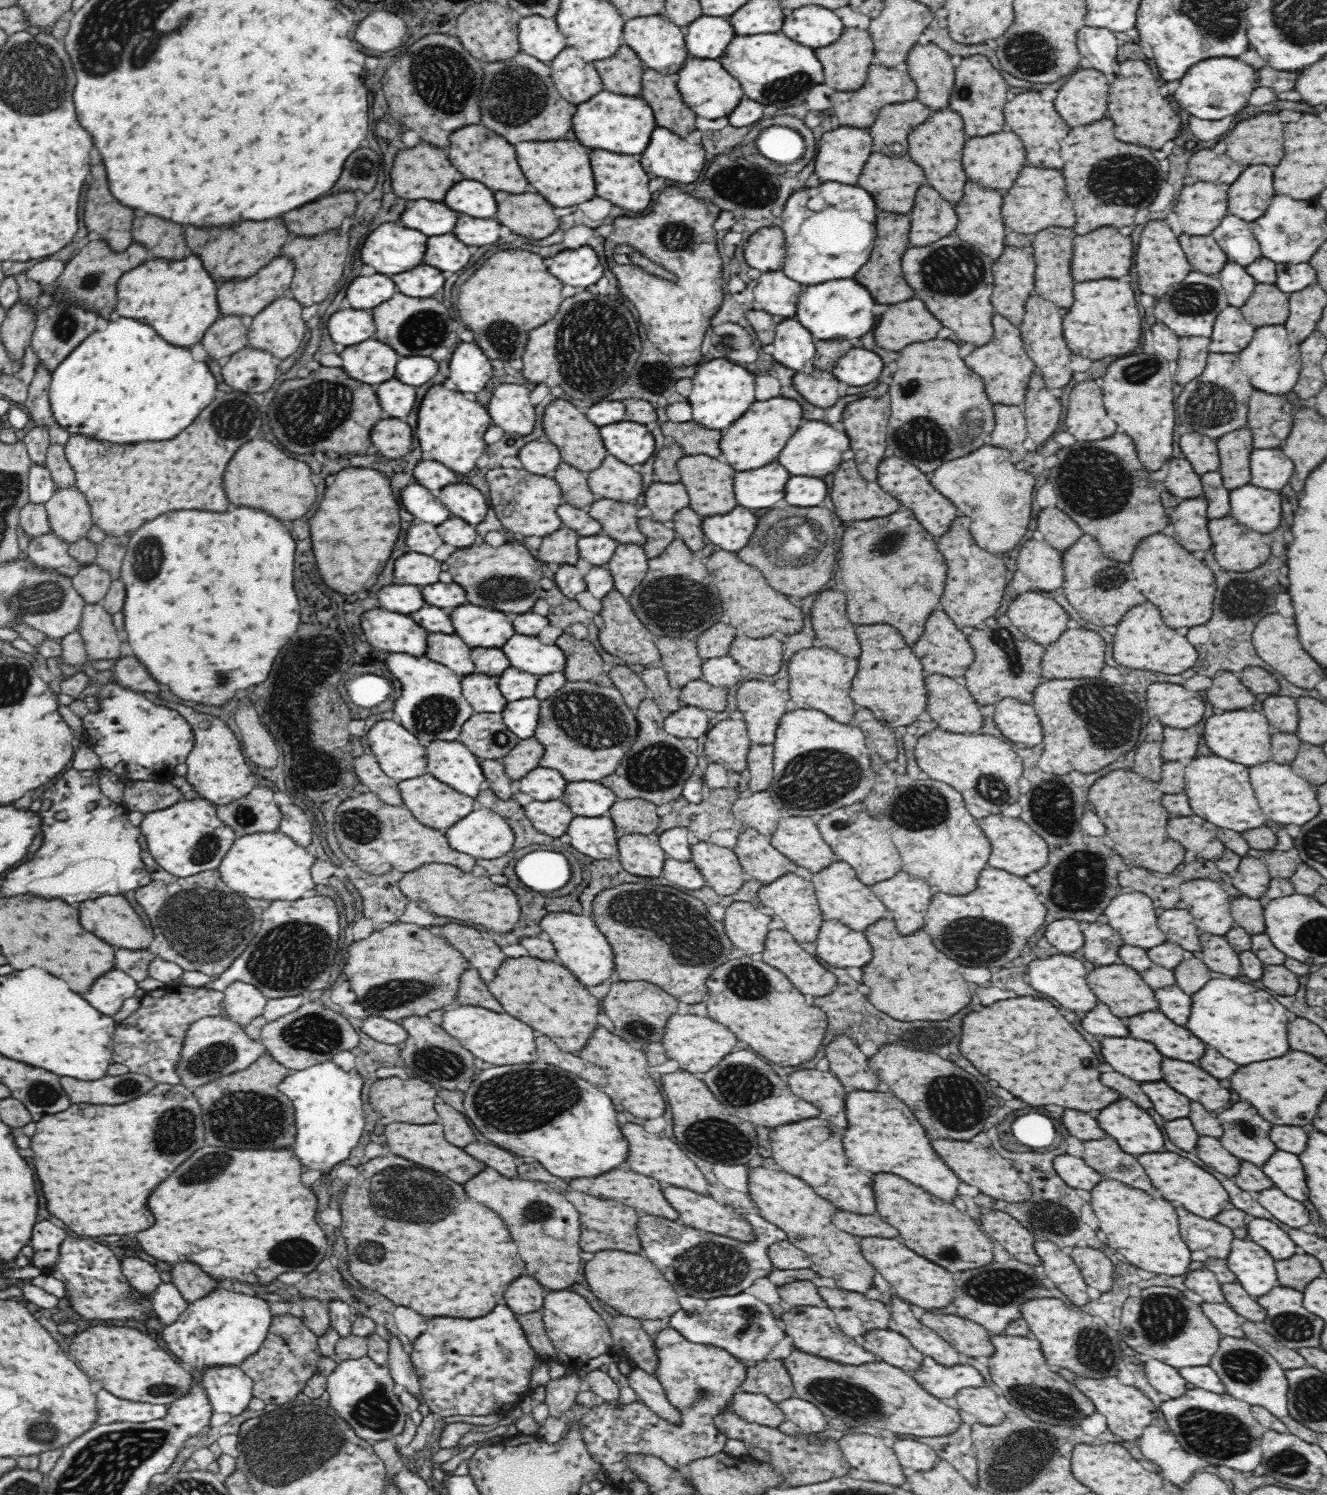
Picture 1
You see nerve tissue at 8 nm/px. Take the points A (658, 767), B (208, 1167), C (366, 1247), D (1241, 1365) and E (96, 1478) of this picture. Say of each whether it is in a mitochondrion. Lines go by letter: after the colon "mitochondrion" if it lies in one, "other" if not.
A: mitochondrion
B: mitochondrion
C: mitochondrion
D: mitochondrion
E: mitochondrion

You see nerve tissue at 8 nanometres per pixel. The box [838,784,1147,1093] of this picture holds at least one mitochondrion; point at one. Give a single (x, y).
(1078, 884)

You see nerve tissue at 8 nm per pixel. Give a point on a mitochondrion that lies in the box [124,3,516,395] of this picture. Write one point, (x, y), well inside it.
(442, 76)

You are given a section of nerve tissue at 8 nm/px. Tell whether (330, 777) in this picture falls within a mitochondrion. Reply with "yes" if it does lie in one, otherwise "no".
yes

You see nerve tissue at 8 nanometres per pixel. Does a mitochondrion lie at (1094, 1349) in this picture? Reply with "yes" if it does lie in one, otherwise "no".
yes

